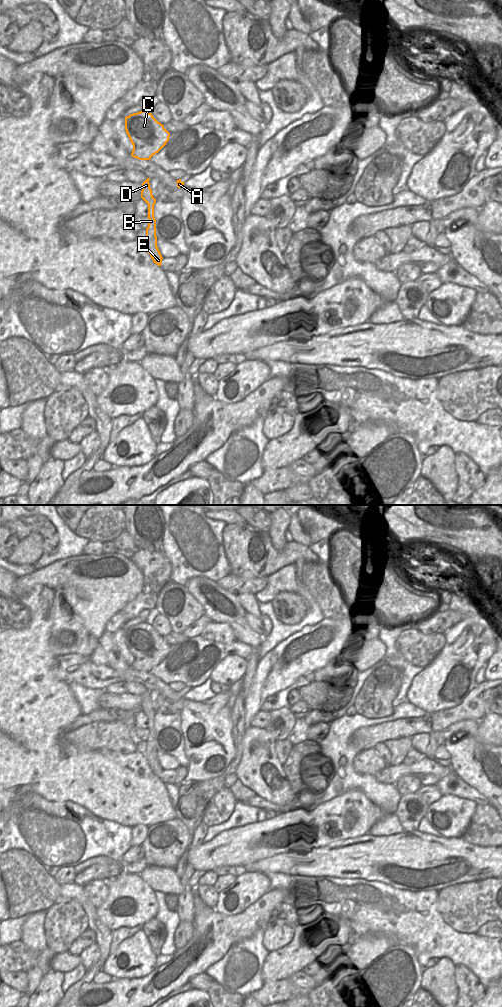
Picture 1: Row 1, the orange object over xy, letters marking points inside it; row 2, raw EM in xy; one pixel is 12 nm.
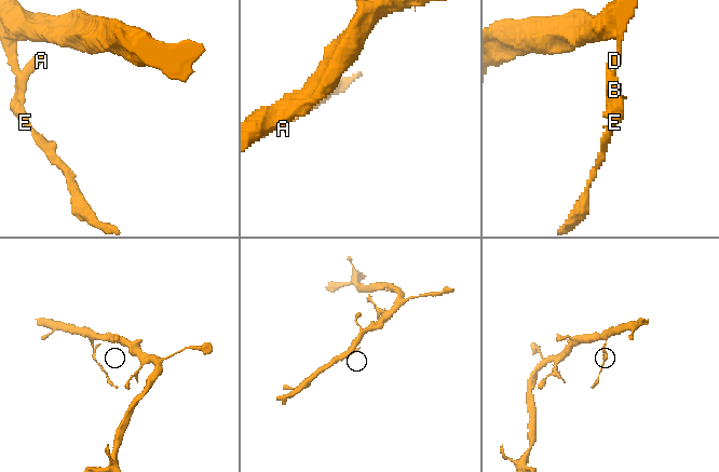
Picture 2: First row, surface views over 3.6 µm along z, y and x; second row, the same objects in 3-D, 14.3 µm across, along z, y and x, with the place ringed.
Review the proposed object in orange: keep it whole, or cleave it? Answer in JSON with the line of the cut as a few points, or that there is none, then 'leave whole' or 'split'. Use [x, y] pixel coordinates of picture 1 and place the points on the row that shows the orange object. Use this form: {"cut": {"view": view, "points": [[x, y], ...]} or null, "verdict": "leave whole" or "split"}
{"cut": {"view": "xy", "points": [[154, 198], [147, 203]]}, "verdict": "split"}

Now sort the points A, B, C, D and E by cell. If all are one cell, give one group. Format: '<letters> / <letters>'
A B E / C D

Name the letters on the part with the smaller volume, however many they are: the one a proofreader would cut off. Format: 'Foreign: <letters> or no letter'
Foreign: A, B, E

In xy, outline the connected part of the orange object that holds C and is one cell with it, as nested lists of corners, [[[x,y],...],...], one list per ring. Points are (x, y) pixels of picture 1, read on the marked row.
[[[146,110],[125,117],[125,130],[133,145],[131,156],[139,160],[150,160],[170,137],[164,125]]]

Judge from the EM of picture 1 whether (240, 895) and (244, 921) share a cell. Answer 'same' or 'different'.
different

